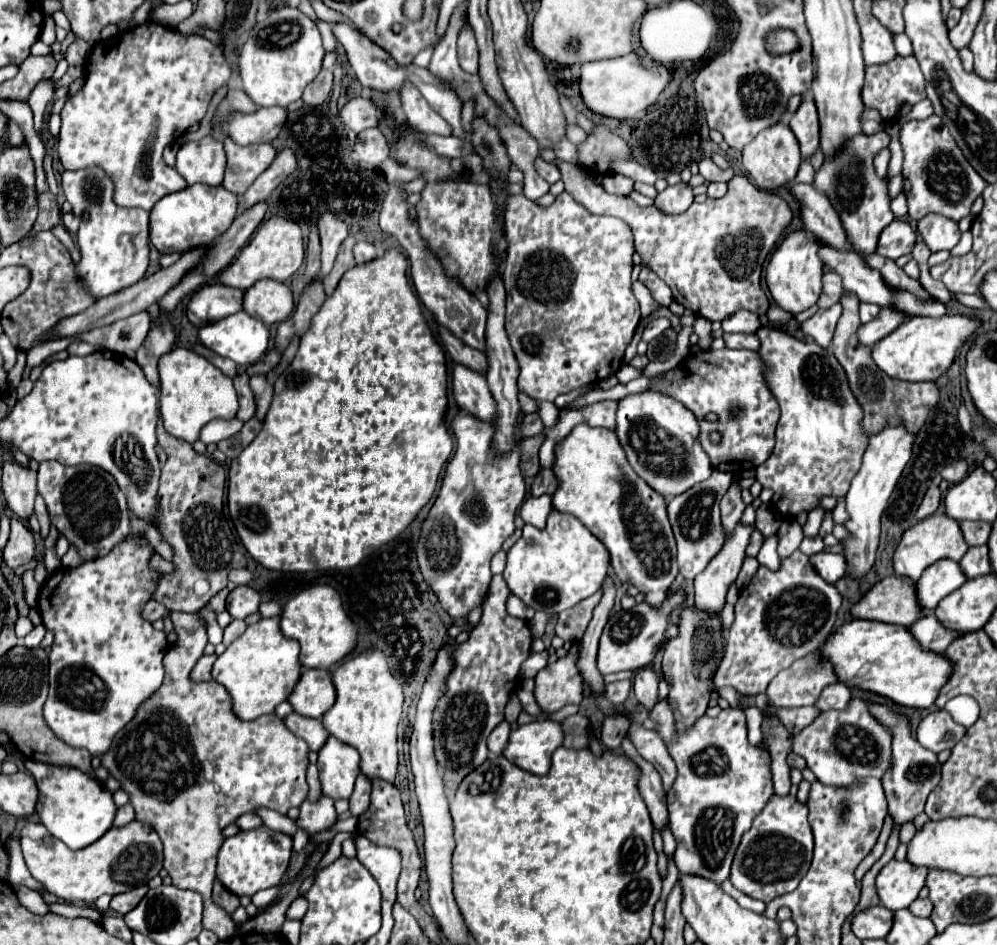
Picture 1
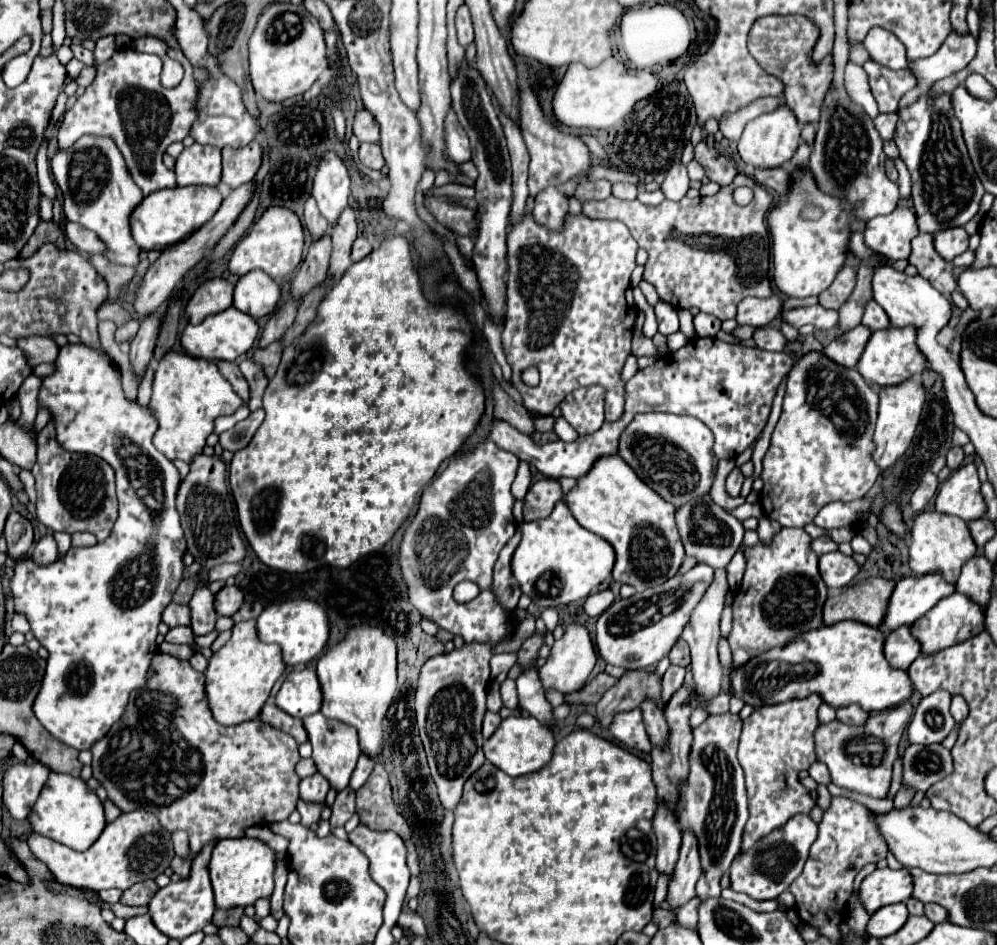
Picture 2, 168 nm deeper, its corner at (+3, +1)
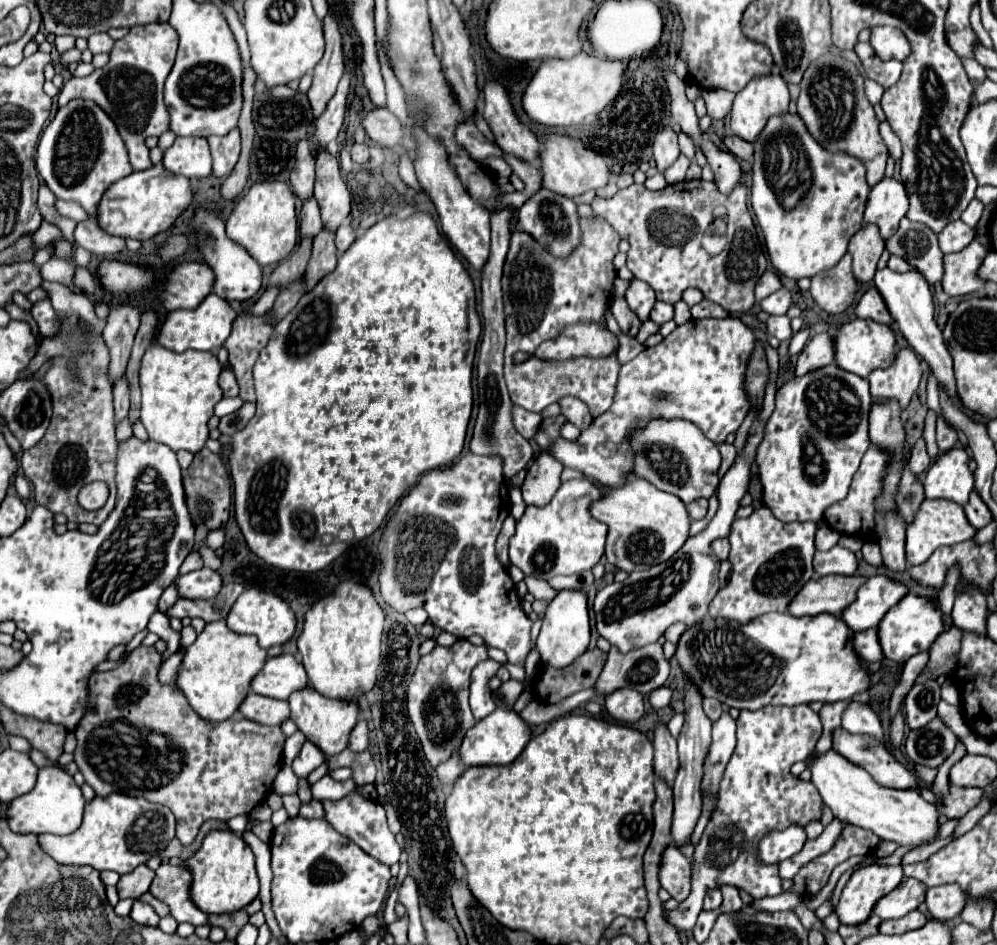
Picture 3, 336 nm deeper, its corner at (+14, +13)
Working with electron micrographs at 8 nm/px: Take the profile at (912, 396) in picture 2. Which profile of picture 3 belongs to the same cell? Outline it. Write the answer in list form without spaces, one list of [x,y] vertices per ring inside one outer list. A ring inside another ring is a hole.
[[[898,350],[898,356],[890,368],[870,372],[868,380],[872,402],[880,404],[886,400],[898,400],[900,408],[904,410],[910,404],[912,394],[918,390],[920,378],[920,360],[914,350]]]

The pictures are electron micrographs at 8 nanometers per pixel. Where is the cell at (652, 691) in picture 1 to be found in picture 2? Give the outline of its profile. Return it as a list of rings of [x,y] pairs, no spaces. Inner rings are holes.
[[[651,700],[647,704],[641,704],[641,710],[643,710],[643,722],[645,722],[651,744],[665,748],[669,740],[669,726],[663,716],[663,710],[657,704],[651,704]]]

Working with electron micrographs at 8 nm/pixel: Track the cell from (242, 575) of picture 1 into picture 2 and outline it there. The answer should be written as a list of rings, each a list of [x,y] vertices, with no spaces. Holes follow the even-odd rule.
[[[219,564],[213,570],[209,570],[209,582],[213,580],[227,580],[229,576],[235,576],[239,572],[237,564]]]

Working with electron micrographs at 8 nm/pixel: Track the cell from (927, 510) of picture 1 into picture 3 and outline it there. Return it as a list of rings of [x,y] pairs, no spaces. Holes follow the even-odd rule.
[[[920,438],[920,440],[918,440],[918,444],[916,444],[916,446],[912,448],[912,452],[910,452],[908,468],[910,468],[916,476],[920,476],[922,472],[926,472],[926,470],[928,470],[928,466],[930,466],[930,458],[928,458],[928,454],[926,454],[924,438]]]

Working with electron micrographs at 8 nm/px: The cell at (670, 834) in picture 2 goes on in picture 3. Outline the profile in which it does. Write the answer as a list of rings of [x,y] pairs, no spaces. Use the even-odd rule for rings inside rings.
[[[672,844],[666,846],[666,852],[662,852],[662,864],[658,870],[660,886],[668,890],[668,894],[682,902],[690,894],[690,884],[692,884],[692,868],[688,858]]]

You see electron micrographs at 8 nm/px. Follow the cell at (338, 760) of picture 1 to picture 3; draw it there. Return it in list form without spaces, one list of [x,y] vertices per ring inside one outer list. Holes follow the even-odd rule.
[[[306,686],[302,692],[294,692],[290,698],[290,718],[298,726],[298,730],[310,740],[314,746],[318,746],[326,758],[340,754],[348,746],[348,738],[352,728],[358,722],[358,704],[356,702],[344,702],[344,700],[328,700],[320,696],[312,686]]]

